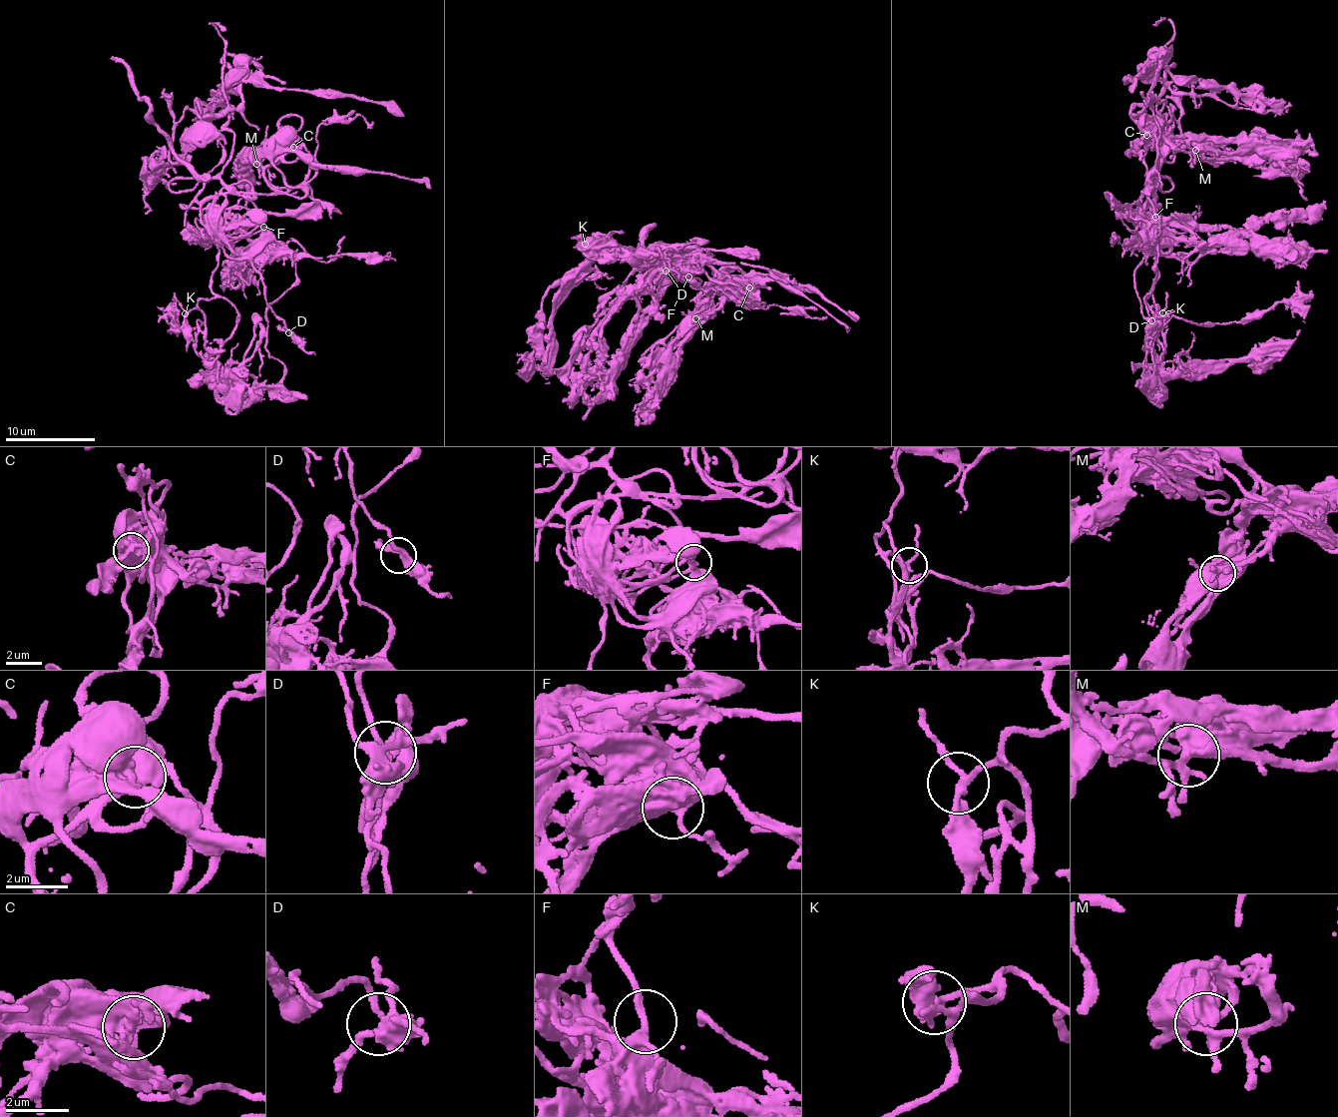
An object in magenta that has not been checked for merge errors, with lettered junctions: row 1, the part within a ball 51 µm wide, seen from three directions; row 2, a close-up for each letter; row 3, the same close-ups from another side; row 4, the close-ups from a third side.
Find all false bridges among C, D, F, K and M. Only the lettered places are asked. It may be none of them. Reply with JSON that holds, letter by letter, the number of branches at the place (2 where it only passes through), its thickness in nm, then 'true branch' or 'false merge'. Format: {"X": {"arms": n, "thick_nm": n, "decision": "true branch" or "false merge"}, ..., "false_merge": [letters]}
{"C": {"arms": 2, "thick_nm": 480, "decision": "true branch"}, "D": {"arms": 3, "thick_nm": 280, "decision": "true branch"}, "F": {"arms": 3, "thick_nm": 240, "decision": "true branch"}, "K": {"arms": 4, "thick_nm": 200, "decision": "true branch"}, "M": {"arms": 2, "thick_nm": 400, "decision": "true branch"}, "false_merge": []}

